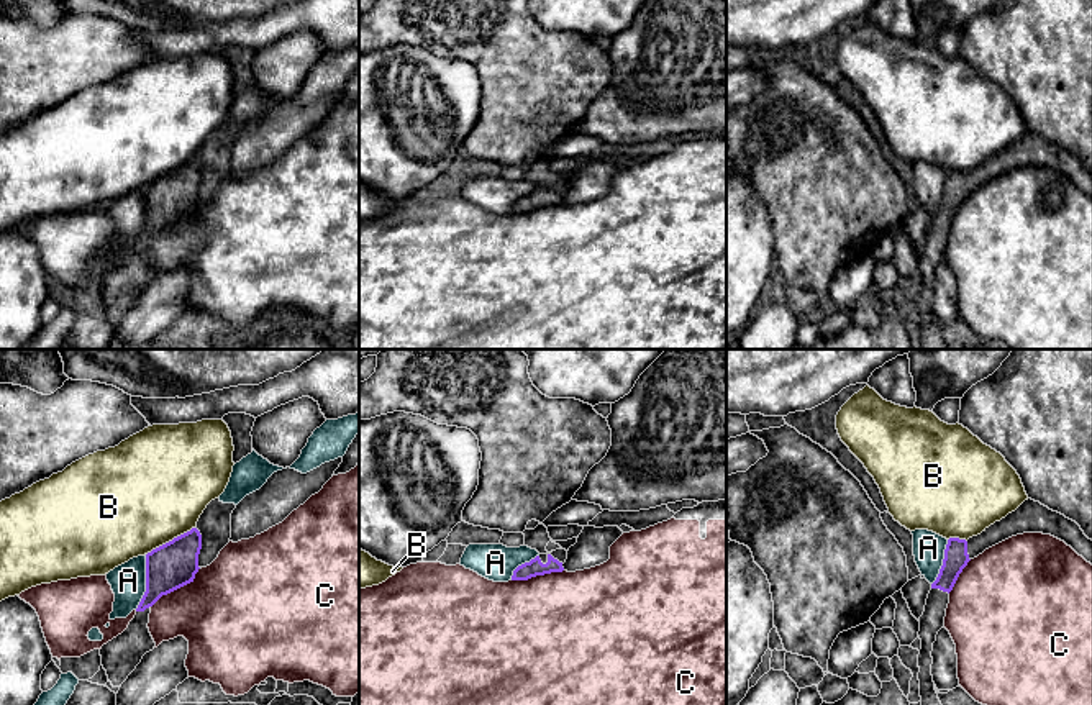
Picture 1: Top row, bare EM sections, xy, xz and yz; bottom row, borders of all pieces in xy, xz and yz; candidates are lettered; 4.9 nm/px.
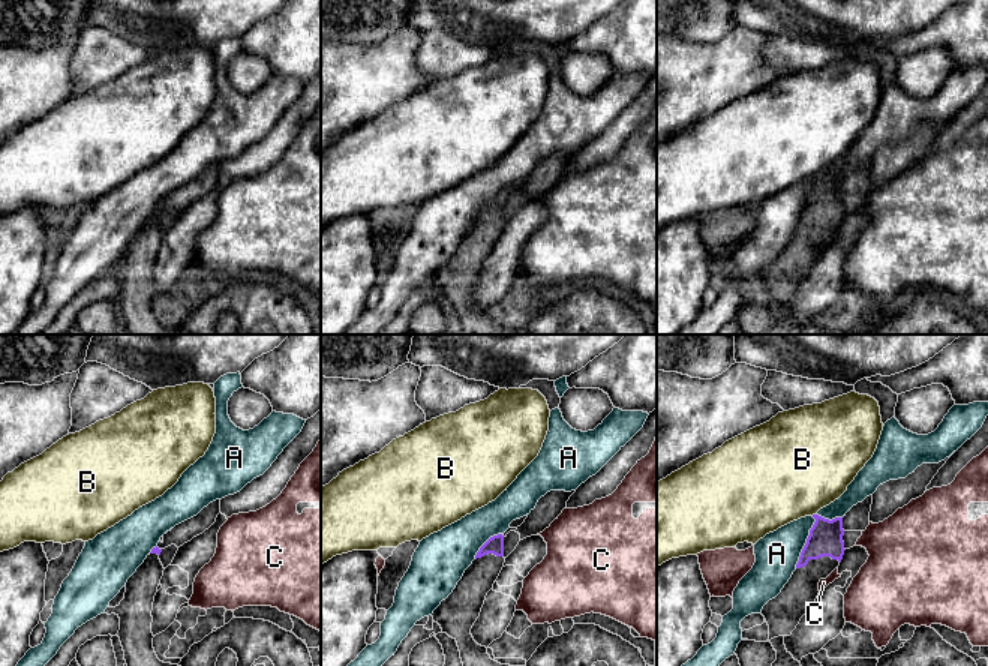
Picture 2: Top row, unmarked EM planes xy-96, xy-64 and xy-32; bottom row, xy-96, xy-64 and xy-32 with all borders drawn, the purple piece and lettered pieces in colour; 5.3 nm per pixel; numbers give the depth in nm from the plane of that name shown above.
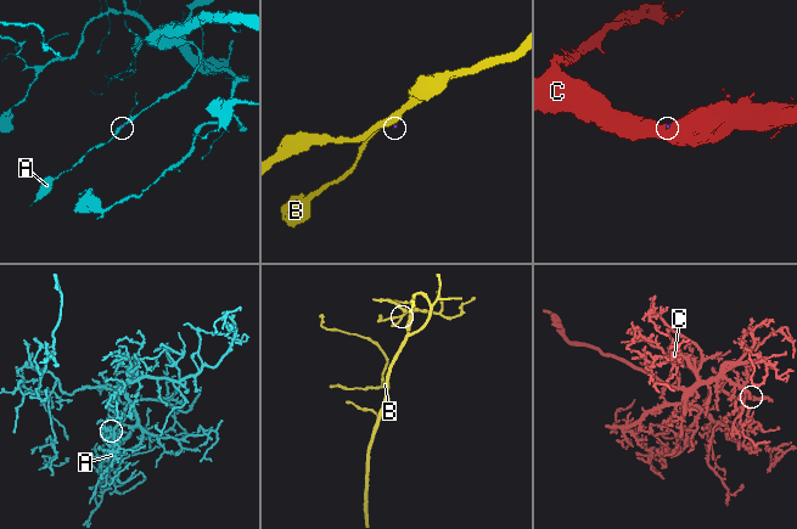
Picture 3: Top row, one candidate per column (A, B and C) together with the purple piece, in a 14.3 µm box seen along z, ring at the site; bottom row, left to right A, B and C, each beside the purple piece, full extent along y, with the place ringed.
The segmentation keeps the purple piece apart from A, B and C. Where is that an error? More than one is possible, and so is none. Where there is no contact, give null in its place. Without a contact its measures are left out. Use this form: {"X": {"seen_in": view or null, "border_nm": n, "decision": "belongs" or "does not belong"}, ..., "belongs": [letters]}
{"A": {"seen_in": "xy", "border_nm": 280, "decision": "does not belong"}, "B": {"seen_in": "xy", "border_nm": 280, "decision": "does not belong"}, "C": {"seen_in": "xy", "border_nm": 300, "decision": "does not belong"}, "belongs": []}

